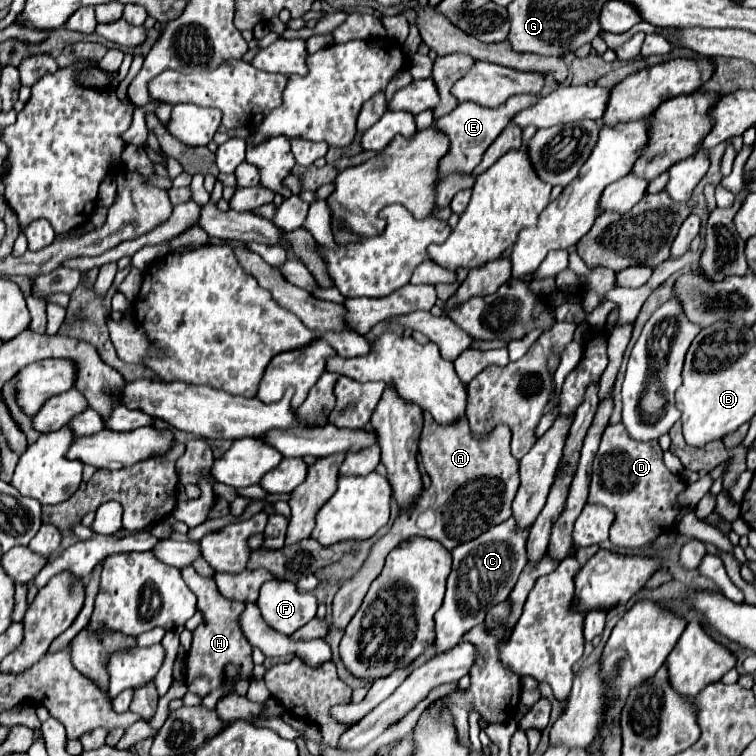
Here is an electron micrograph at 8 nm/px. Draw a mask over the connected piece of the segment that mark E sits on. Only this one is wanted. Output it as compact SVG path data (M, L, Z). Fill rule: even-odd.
M518 94L518 96L508 98L498 108L484 108L480 104L474 104L474 102L462 102L448 116L440 118L436 122L436 126L450 138L450 152L440 160L440 174L442 176L448 176L452 172L470 174L480 164L484 152L494 142L494 138L498 138L498 134L510 124L510 120L518 112L526 110L528 106L534 106L536 98L538 98L538 94Z

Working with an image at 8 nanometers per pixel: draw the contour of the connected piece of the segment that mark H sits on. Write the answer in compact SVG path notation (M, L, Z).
M192 566L180 568L180 574L188 588L196 594L198 598L198 610L202 612L204 620L196 628L194 638L192 638L192 648L186 656L186 686L190 692L206 696L214 688L218 688L224 680L224 666L234 664L240 670L240 678L250 678L250 672L254 668L252 664L252 646L246 642L246 636L240 630L240 614L244 612L244 606L238 602L232 602L224 598L218 592L218 586L212 578L204 578L196 574Z

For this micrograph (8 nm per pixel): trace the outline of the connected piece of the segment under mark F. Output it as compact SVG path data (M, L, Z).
M270 580L260 588L256 606L270 628L292 636L316 616L318 602L312 594L298 592L292 582Z

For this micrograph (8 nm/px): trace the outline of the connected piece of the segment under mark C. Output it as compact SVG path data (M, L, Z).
M508 518L506 522L480 534L478 538L464 542L456 546L456 550L452 550L452 572L446 580L444 604L434 618L436 654L452 650L468 630L484 622L486 610L508 600L520 572L526 566L526 540L528 528L522 530L516 526L514 518Z

